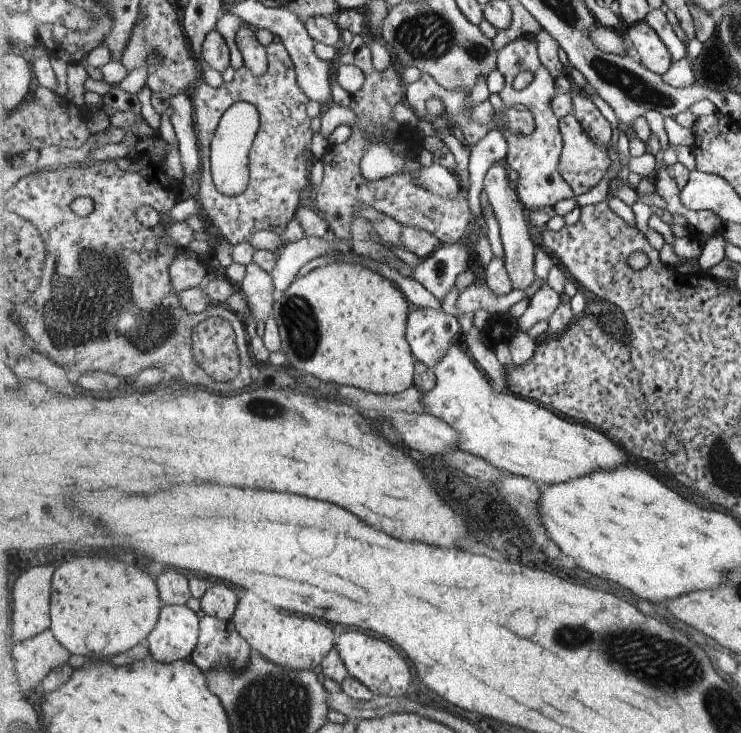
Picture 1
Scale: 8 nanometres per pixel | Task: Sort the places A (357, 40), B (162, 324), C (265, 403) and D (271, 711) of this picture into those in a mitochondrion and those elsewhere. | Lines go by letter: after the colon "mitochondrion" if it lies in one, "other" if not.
A: other
B: mitochondrion
C: mitochondrion
D: mitochondrion

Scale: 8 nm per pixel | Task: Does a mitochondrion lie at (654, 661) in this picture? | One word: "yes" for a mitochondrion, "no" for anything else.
yes

